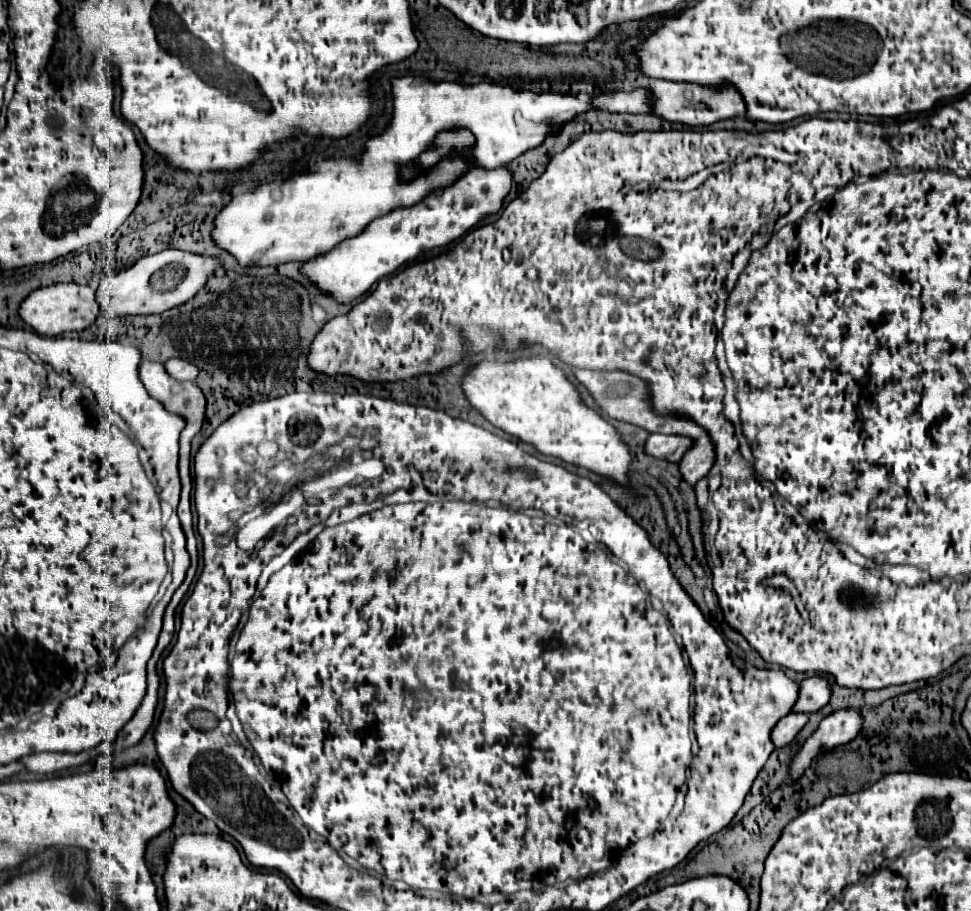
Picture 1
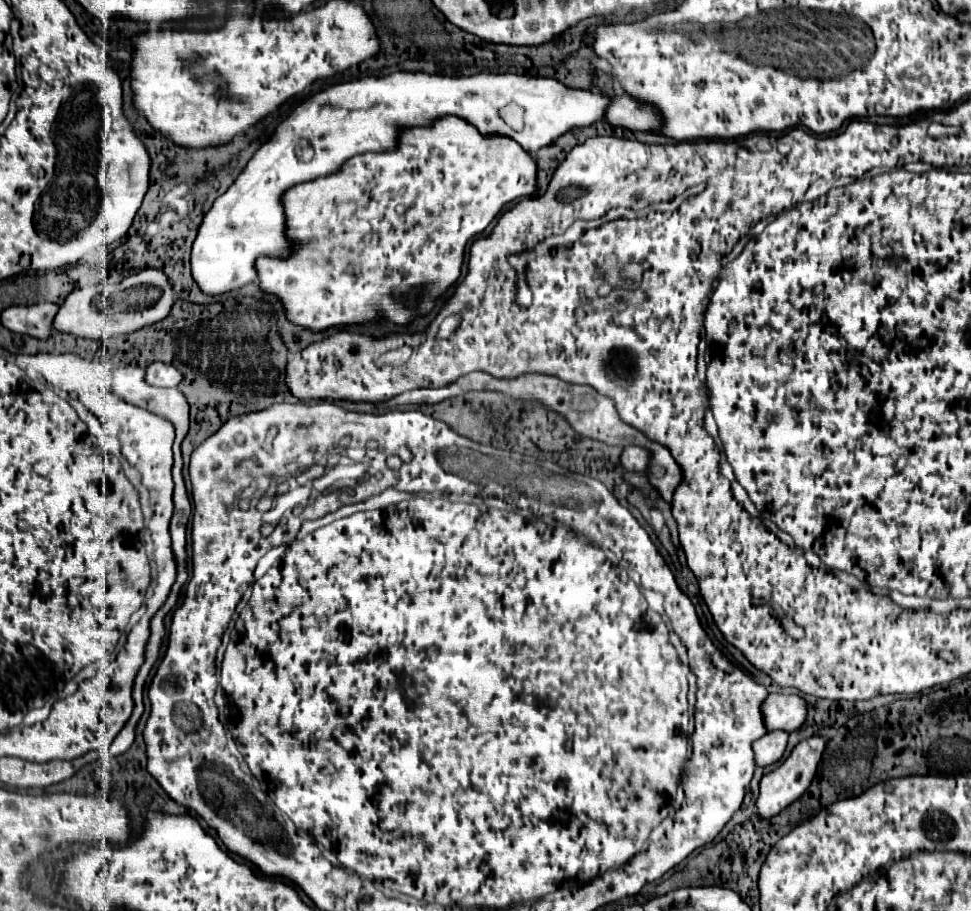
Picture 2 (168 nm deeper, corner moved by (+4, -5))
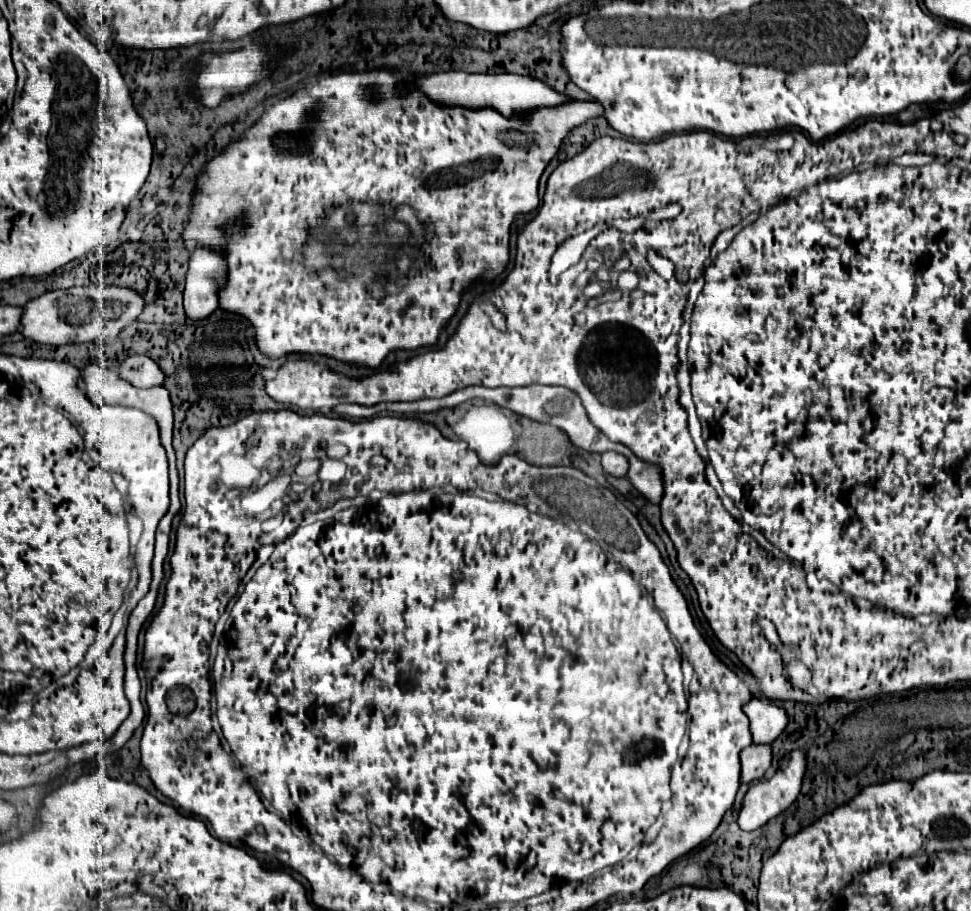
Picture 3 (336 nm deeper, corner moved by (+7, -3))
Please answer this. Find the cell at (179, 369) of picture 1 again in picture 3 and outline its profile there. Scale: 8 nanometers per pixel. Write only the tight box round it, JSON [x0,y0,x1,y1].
[120,356,166,388]

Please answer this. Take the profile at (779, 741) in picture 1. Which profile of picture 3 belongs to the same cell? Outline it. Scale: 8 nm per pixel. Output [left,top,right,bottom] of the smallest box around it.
[740,744,772,782]

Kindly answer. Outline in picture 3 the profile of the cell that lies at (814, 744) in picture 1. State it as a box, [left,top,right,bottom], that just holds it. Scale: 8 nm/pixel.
[738,750,806,832]

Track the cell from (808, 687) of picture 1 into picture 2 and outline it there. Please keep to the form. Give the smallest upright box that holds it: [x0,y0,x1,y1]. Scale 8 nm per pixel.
[761,694,807,732]

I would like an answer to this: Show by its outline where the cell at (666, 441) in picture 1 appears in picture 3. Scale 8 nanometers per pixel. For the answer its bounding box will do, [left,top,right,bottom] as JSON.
[602,452,628,476]

